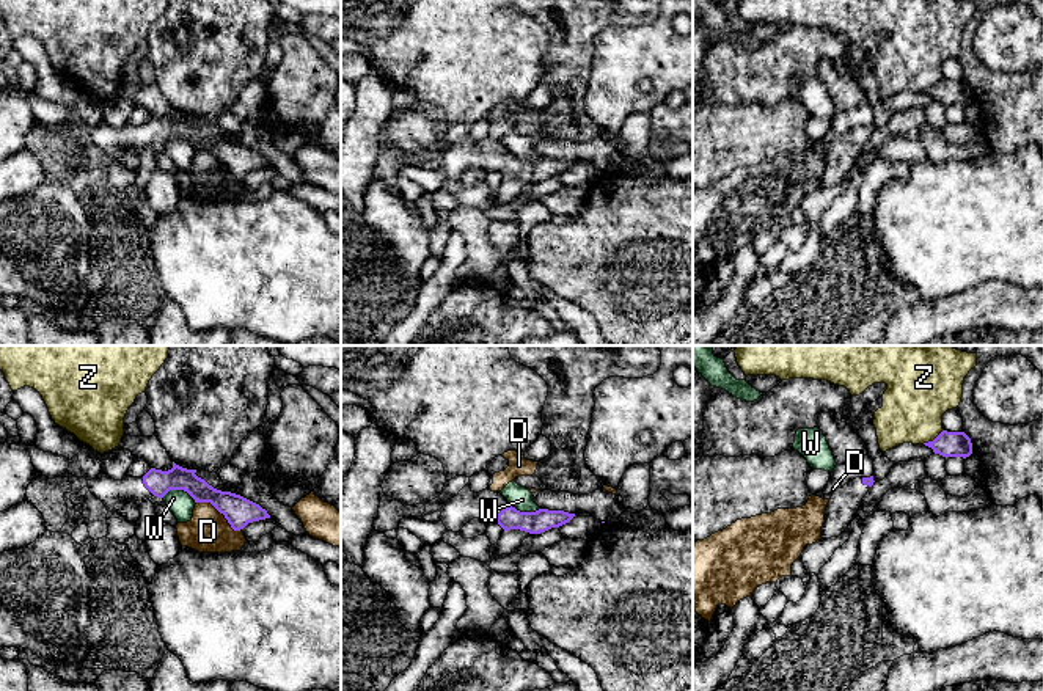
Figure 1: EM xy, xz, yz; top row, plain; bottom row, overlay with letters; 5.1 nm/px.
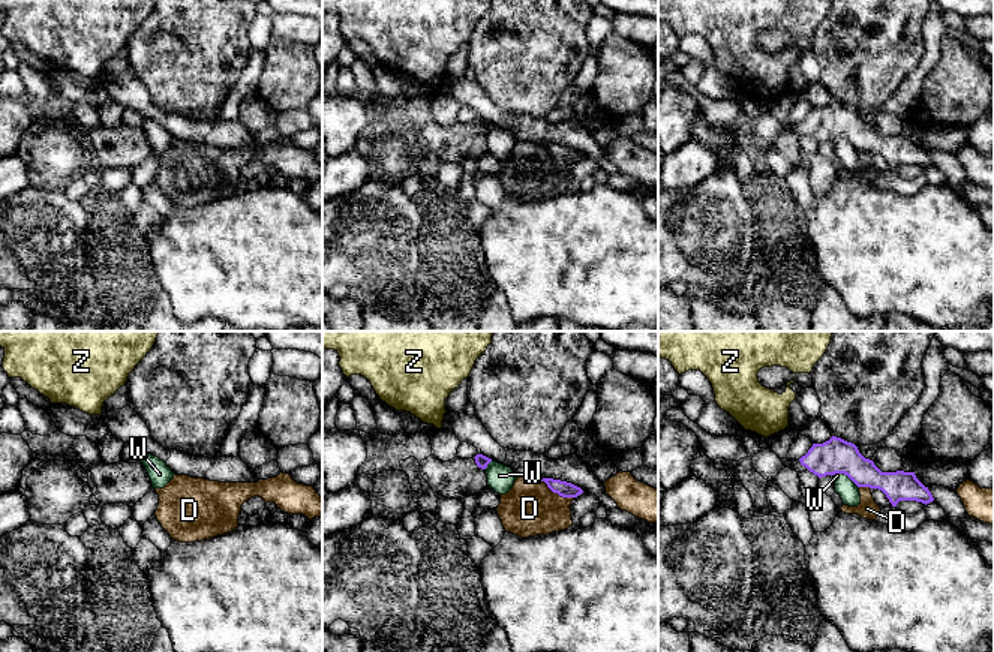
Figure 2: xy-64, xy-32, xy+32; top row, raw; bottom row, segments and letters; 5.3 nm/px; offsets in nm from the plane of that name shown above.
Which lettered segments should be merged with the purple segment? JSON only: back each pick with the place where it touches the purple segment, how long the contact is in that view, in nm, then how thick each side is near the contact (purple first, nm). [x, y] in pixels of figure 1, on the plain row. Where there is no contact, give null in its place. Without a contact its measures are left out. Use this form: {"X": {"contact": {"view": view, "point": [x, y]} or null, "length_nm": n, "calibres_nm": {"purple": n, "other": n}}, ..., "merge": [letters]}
{"merge": []}

